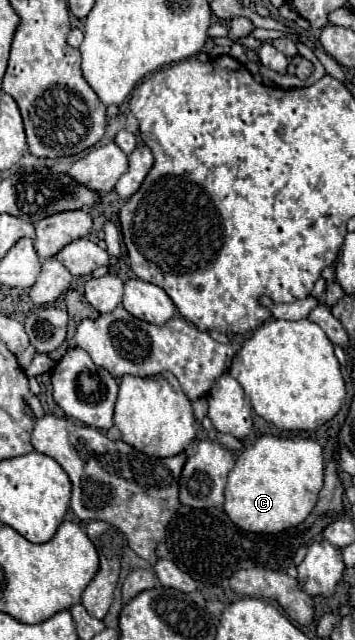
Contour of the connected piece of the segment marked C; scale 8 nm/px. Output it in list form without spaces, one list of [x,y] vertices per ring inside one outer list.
[[[260,436],[252,446],[244,448],[228,474],[224,512],[246,532],[276,534],[296,524],[312,512],[324,482],[324,456],[314,440],[290,440],[276,436]]]

